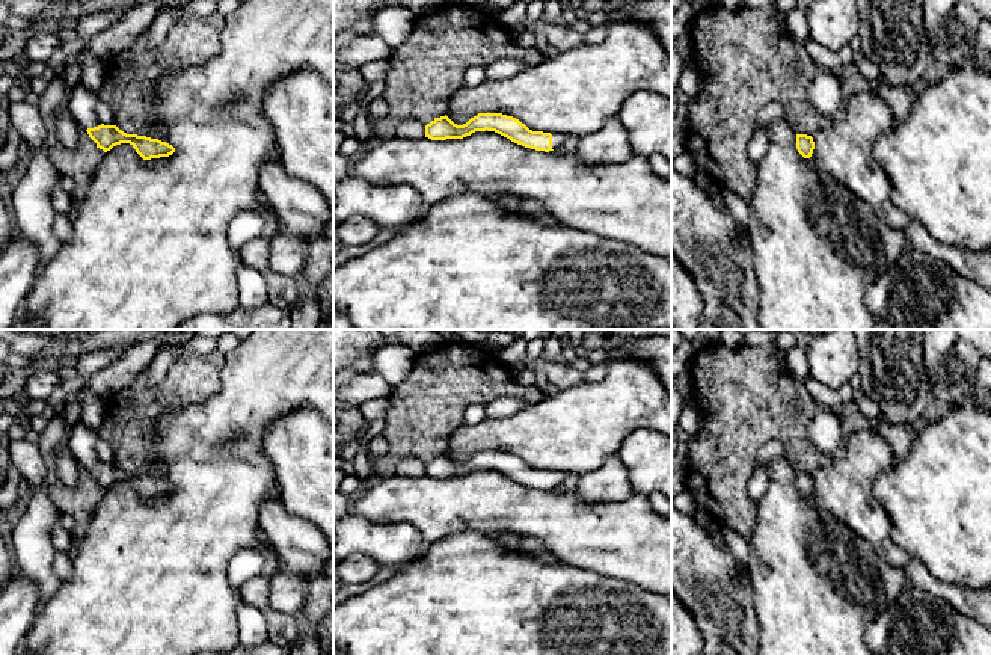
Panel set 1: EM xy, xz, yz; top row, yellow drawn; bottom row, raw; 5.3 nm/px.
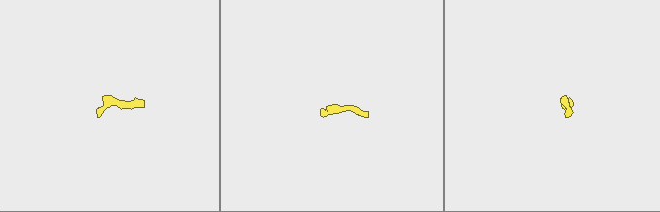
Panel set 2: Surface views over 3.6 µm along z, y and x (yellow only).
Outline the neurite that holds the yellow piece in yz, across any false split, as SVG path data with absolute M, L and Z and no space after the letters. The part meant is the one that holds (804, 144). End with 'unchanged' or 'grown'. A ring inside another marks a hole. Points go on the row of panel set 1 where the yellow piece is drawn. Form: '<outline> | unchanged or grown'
M796 134L796 149L804 158L810 158L815 149L813 137L807 134Z | unchanged

